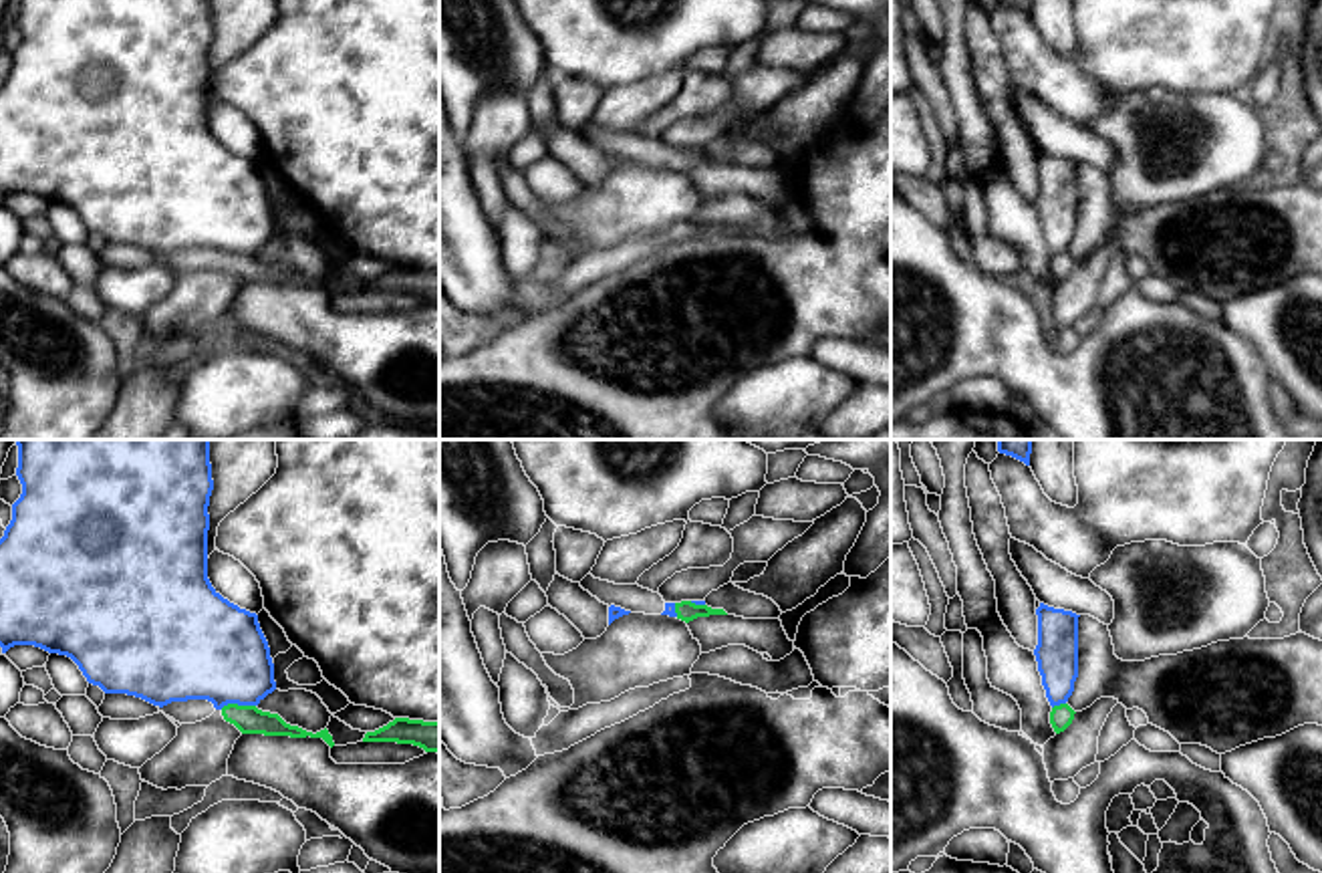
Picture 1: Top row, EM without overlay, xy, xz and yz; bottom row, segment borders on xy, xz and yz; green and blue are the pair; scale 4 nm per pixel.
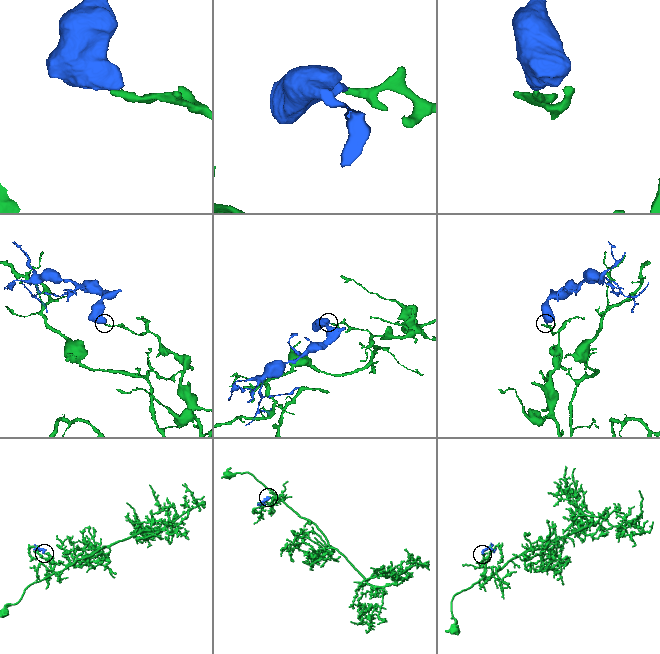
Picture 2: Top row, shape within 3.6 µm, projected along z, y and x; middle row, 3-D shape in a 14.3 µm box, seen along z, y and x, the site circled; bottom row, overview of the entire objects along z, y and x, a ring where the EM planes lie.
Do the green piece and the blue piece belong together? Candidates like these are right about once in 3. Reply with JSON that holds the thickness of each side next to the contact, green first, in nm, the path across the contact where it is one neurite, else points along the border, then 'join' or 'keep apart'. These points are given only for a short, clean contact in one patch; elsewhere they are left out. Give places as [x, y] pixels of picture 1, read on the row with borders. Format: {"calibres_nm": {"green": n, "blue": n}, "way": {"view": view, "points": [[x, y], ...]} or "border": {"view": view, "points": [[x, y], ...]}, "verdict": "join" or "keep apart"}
{"calibres_nm": {"green": 110, "blue": 400}, "border": {"view": "xy", "points": [[254, 704], [224, 704], [220, 708]]}, "verdict": "keep apart"}

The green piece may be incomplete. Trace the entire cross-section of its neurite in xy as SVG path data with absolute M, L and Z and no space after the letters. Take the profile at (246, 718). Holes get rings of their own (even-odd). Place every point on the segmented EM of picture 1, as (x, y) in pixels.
M228 704L222 708L226 722L234 724L242 734L264 734L264 736L290 736L290 738L322 738L330 748L335 746L328 730L316 734L306 732L298 726L286 724L278 714L262 712L256 706Z

